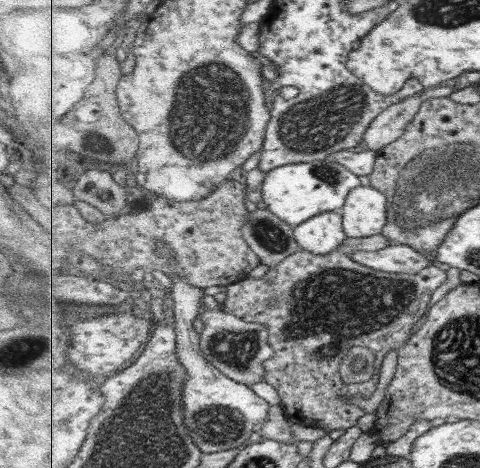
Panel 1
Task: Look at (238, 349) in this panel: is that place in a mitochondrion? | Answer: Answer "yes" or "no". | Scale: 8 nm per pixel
yes

